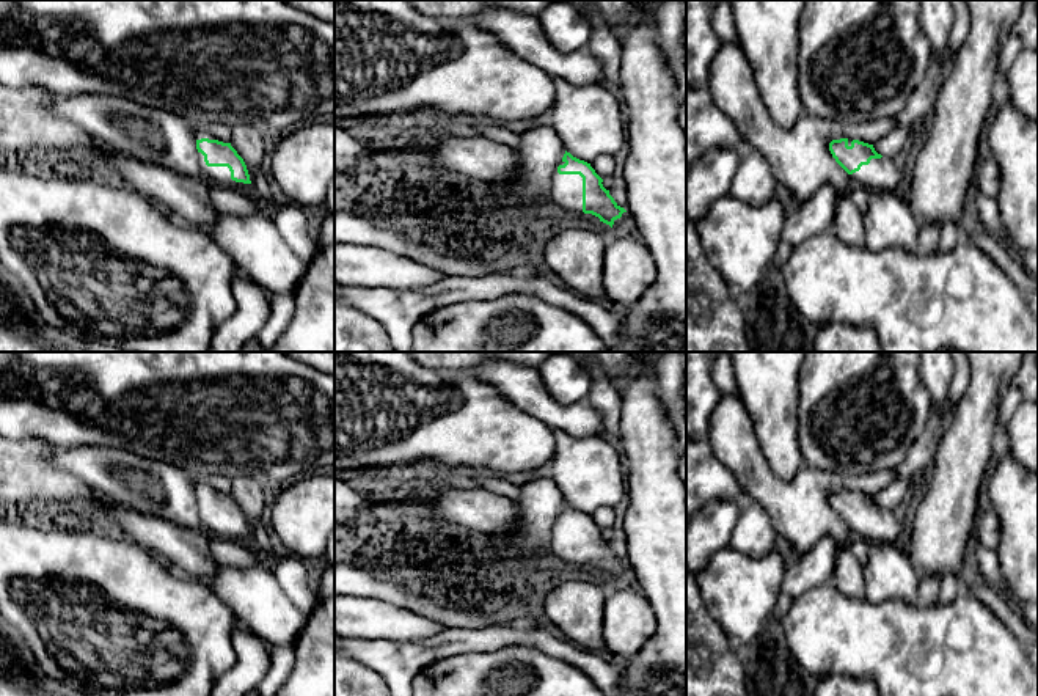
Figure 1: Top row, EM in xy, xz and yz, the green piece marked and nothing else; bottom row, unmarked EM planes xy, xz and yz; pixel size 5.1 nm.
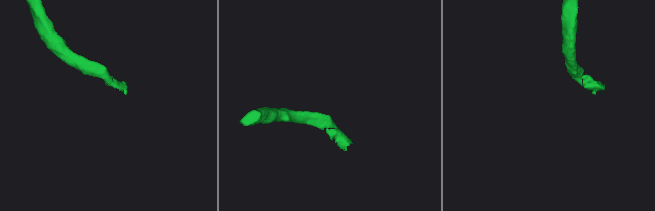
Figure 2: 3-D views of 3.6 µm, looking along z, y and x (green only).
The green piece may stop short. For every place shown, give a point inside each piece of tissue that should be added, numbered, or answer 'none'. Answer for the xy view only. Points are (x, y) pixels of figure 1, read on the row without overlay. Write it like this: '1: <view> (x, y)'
1: xy (215, 527)

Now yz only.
1: yz (883, 527)

